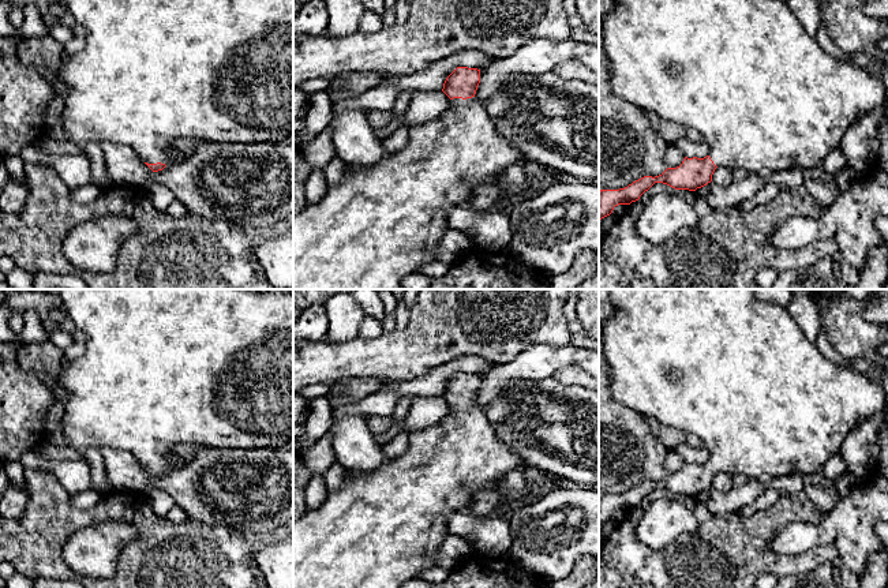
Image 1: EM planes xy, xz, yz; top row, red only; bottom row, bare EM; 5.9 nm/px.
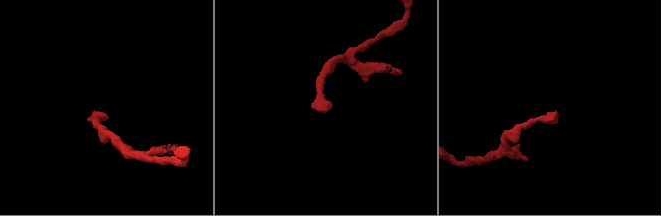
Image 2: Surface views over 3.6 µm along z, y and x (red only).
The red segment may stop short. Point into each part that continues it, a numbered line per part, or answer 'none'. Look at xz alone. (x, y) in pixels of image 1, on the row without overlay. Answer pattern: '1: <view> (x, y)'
1: xz (378, 530)

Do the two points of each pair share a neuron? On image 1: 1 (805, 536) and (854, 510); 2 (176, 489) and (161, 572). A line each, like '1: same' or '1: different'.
1: same
2: different

